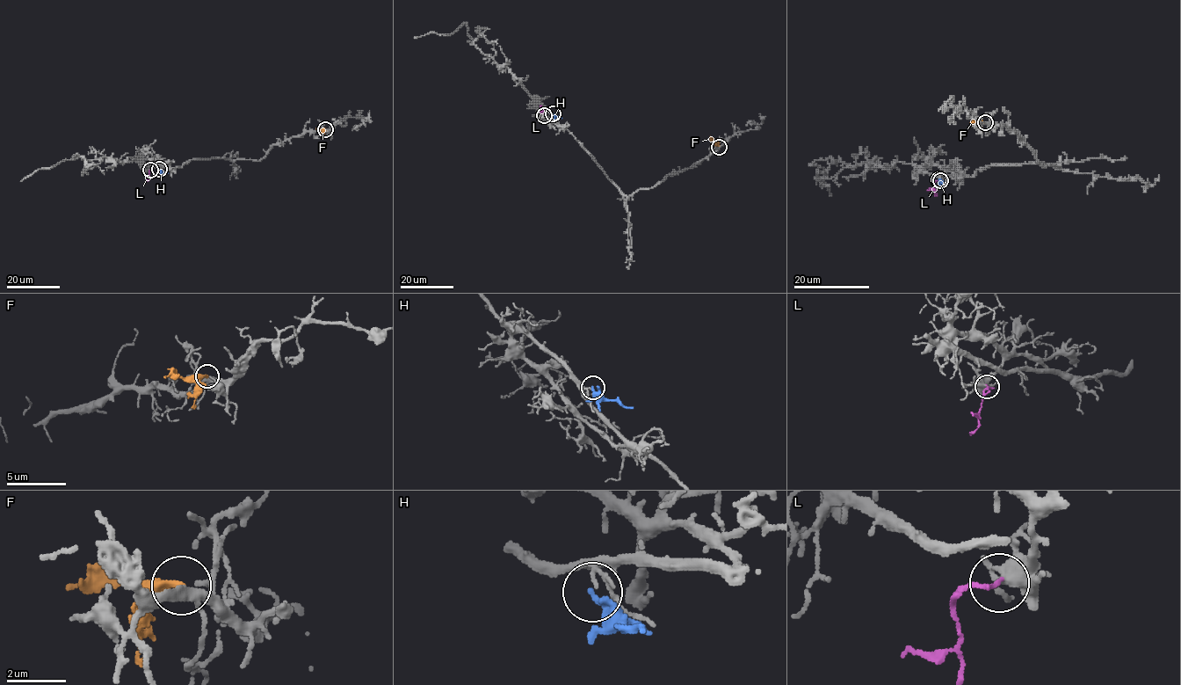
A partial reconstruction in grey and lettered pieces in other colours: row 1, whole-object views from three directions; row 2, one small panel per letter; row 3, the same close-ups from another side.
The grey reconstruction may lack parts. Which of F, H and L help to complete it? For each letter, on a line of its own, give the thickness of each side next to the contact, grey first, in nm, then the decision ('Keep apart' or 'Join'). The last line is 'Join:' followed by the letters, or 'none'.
F: Thickness 240 nm (grey) against 280 nm. Keep apart
H: Thickness 80 nm (grey) against 240 nm. Keep apart
L: Thickness 320 nm (grey) against 160 nm. Join
Join: L

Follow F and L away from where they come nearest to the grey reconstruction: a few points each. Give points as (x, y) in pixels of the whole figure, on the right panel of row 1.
F: (985, 121), (971, 123)
L: (940, 180), (934, 183), (937, 196)

